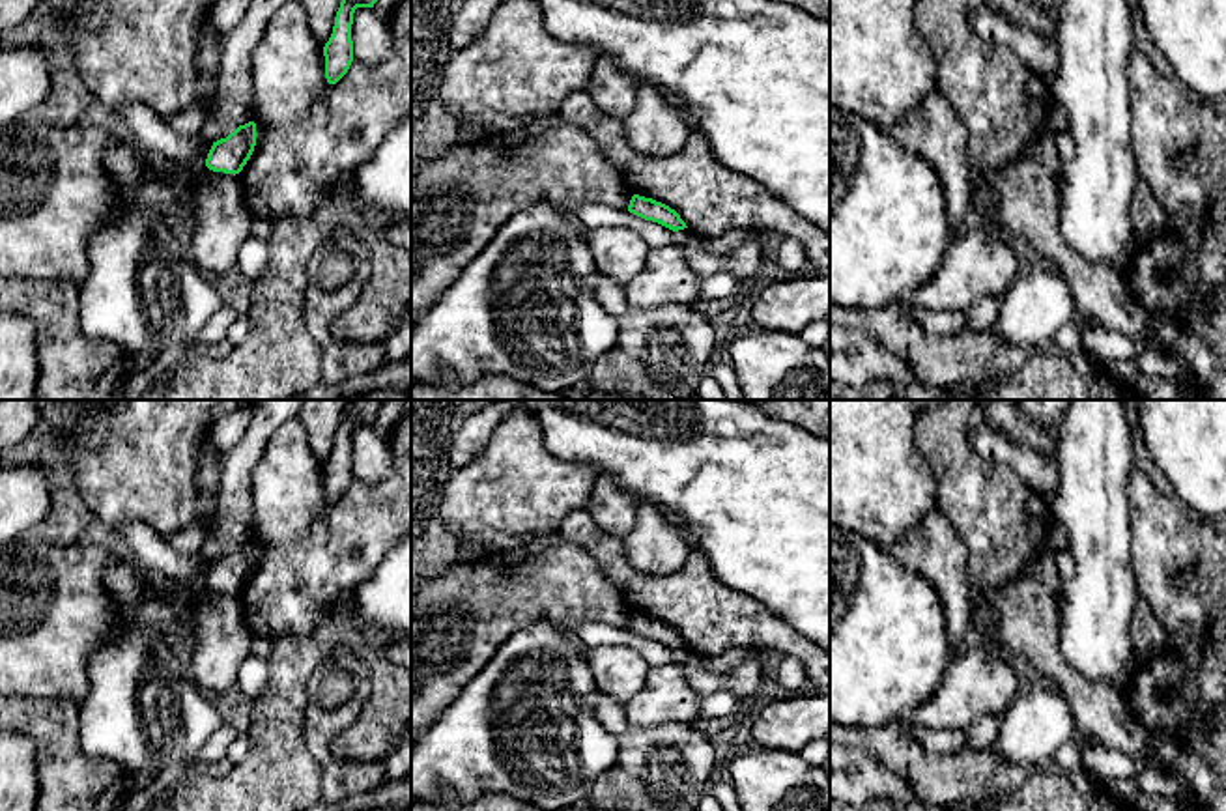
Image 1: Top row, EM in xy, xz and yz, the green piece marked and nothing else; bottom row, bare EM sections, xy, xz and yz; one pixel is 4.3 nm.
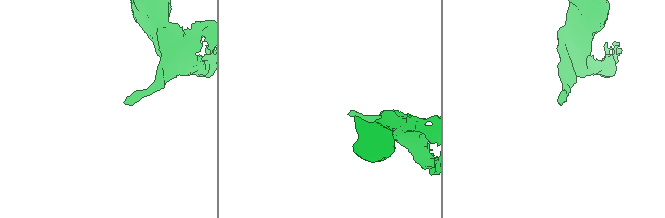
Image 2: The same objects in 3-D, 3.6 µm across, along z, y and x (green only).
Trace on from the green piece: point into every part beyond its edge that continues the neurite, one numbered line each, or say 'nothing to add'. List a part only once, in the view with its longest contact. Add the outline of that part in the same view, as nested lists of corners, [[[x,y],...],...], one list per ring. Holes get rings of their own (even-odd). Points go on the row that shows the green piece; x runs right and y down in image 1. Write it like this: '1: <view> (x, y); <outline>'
nothing to add

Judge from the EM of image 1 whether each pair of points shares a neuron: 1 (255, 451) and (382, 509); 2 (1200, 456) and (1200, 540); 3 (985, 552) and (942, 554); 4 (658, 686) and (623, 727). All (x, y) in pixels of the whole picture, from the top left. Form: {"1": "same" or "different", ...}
{"1": "different", "2": "different", "3": "different", "4": "different"}

